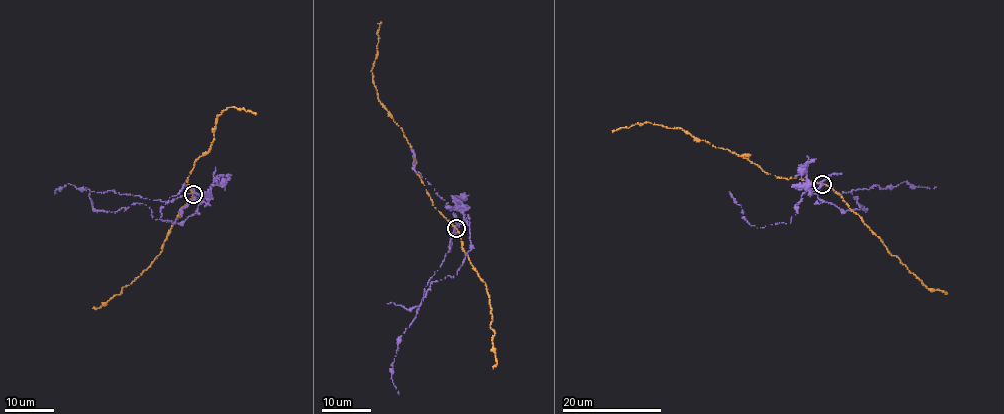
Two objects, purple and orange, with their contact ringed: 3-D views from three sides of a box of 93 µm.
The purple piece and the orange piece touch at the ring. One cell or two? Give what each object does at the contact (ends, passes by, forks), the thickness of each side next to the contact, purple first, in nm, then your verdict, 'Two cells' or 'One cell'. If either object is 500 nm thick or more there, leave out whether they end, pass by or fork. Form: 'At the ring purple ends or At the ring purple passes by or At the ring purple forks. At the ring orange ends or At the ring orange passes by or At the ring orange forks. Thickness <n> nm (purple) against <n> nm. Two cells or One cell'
At the ring purple forks. At the ring orange passes by. Thickness 200 nm (purple) against 190 nm. Two cells

